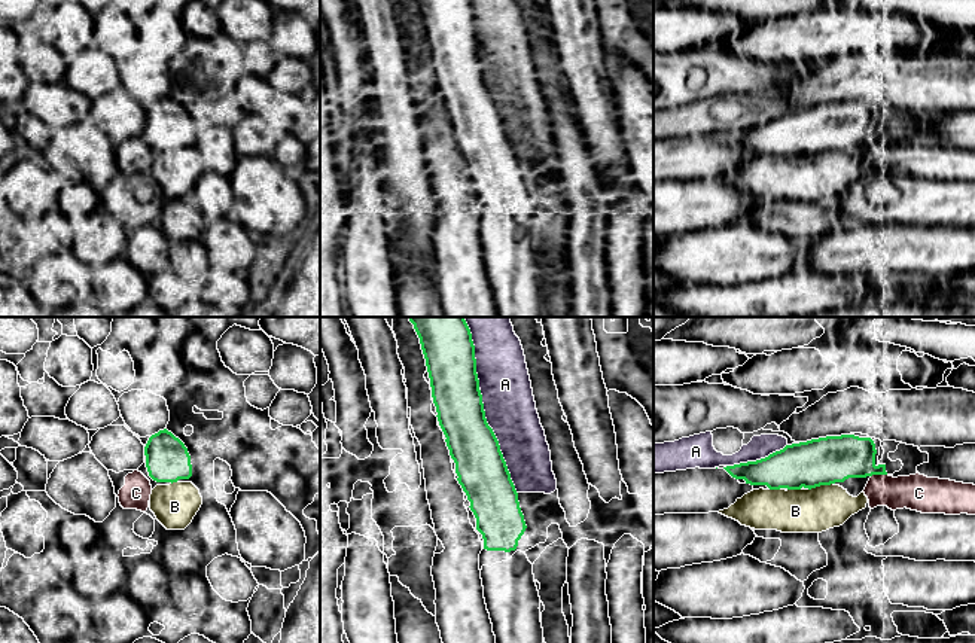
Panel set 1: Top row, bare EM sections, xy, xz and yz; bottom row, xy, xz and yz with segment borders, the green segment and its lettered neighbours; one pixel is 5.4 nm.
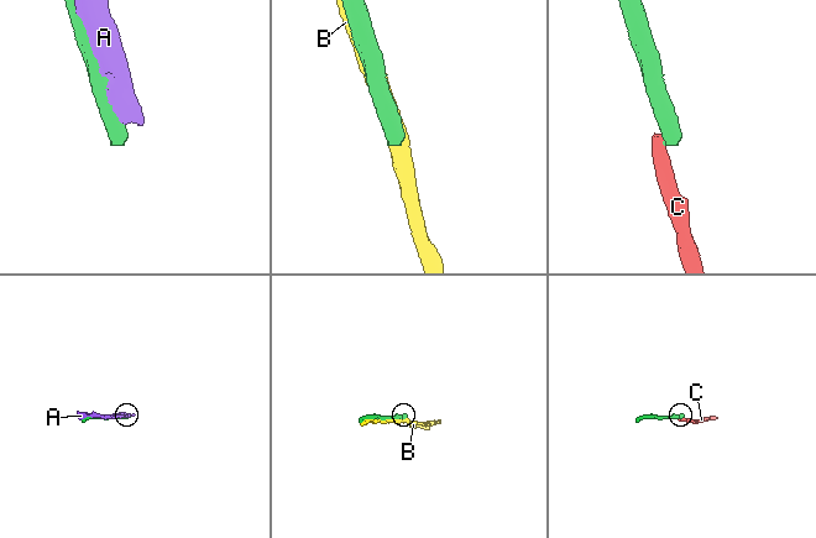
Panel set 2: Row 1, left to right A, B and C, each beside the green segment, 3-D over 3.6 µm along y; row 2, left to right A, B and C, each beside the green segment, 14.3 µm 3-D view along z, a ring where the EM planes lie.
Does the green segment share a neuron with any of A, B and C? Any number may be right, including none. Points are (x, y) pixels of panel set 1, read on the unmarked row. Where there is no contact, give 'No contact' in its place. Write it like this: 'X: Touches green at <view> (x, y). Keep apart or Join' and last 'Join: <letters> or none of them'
A: Touches green at xz (497, 109). Keep apart
B: Touches green at yz (820, 151). Keep apart
C: Touches green at yz (878, 140). Keep apart
Join: none of them

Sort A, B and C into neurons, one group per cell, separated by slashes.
A / B / C

